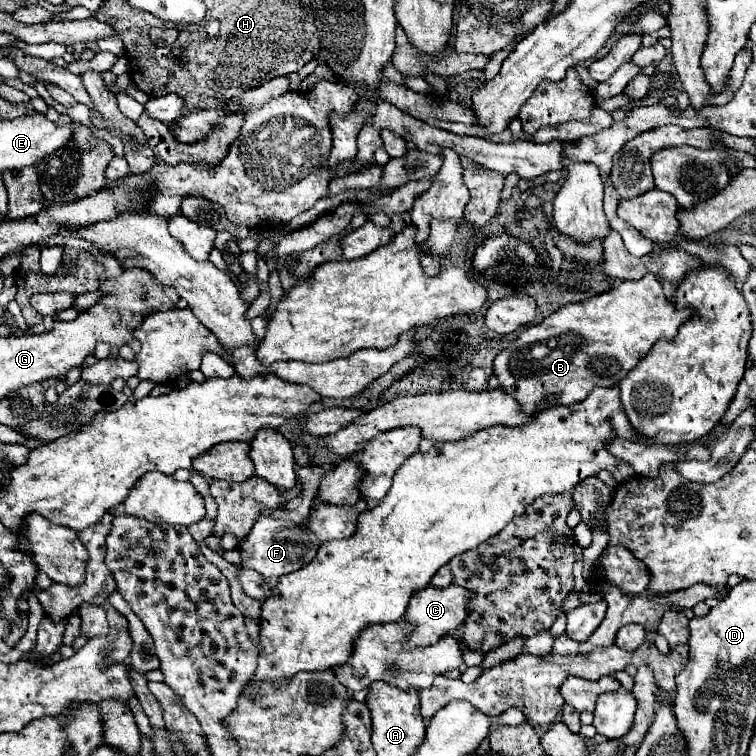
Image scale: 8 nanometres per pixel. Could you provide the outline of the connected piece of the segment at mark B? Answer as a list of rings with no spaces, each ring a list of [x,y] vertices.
[[[647,274],[637,282],[621,282],[619,286],[597,294],[589,300],[577,304],[565,304],[555,314],[545,318],[541,324],[527,326],[519,332],[517,340],[501,350],[493,362],[495,376],[499,380],[499,388],[503,388],[509,396],[513,396],[521,412],[529,414],[541,408],[539,404],[547,400],[551,394],[555,396],[555,404],[569,406],[573,402],[581,402],[587,398],[591,388],[595,386],[615,386],[619,384],[627,372],[651,350],[657,340],[671,340],[677,336],[677,330],[683,322],[689,320],[689,310],[677,310],[661,292],[661,284],[655,276]]]

